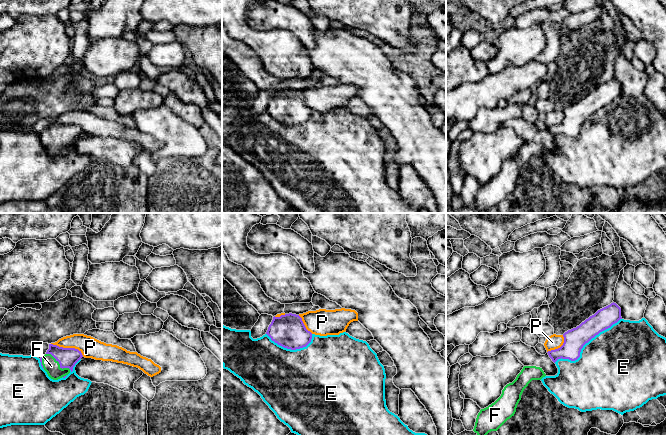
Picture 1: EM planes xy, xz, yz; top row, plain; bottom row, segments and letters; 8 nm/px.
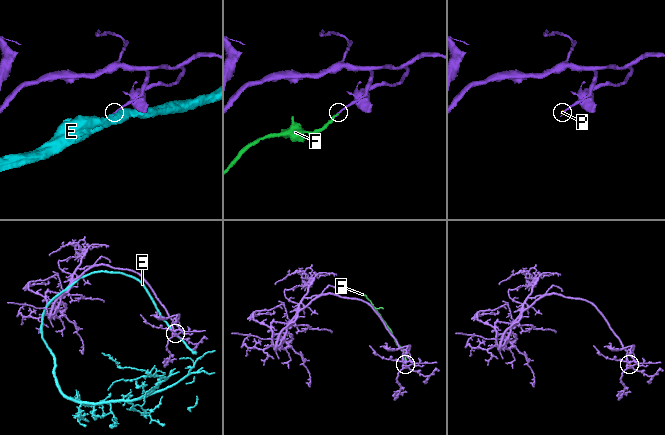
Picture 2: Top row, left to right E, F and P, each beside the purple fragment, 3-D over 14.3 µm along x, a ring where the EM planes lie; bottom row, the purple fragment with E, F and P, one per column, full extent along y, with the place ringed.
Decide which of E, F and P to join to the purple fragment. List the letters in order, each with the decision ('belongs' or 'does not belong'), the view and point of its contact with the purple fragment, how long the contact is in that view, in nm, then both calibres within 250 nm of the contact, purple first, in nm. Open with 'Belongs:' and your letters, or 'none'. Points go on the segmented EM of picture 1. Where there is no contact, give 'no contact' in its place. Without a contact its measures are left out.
Belongs: F
E: does not belong; meets purple in yz at (584, 344); contact 650 nm long; 170 nm thick on the purple side, 480 nm on the other
F: belongs; meets purple in xy at (59, 363); contact 240 nm long; 160 nm thick on the purple side, 120 nm on the other
P: does not belong; meets purple in xy at (68, 348); contact 280 nm long; 160 nm thick on the purple side, 160 nm on the other

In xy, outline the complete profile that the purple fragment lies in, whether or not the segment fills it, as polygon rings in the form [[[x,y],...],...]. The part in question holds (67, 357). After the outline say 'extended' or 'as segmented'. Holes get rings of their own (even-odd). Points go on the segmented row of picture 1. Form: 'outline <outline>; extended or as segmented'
outline [[[49,344],[49,349],[40,358],[40,362],[48,376],[53,380],[58,380],[72,372],[73,367],[82,357],[83,355],[78,349]]]; extended

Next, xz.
outline [[[292,313],[274,316],[266,334],[278,345],[291,350],[306,347],[312,339],[302,318]]]; as segmented

